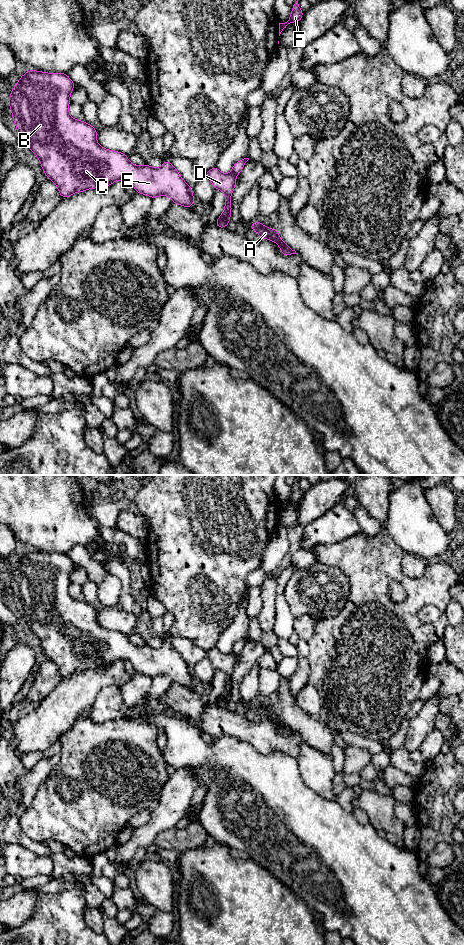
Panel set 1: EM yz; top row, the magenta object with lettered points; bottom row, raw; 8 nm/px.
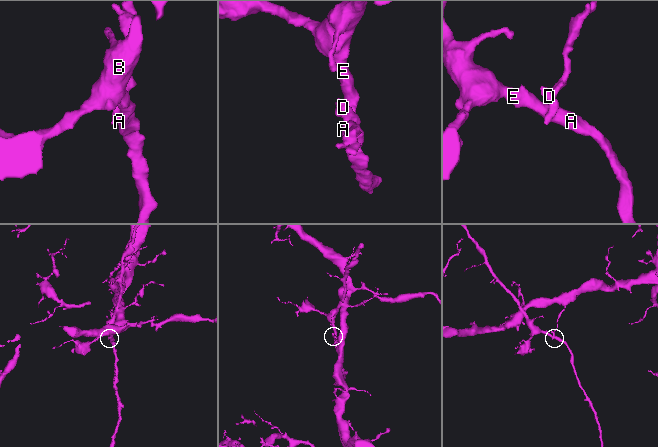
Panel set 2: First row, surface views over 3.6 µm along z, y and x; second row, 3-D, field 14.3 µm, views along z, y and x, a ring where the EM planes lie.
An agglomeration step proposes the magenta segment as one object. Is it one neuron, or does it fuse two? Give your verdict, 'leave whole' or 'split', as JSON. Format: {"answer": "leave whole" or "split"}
{"answer": "split"}

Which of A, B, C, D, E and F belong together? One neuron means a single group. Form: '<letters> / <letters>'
A B C E / D F

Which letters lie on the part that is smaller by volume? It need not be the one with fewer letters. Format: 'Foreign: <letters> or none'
Foreign: A, B, C, E

